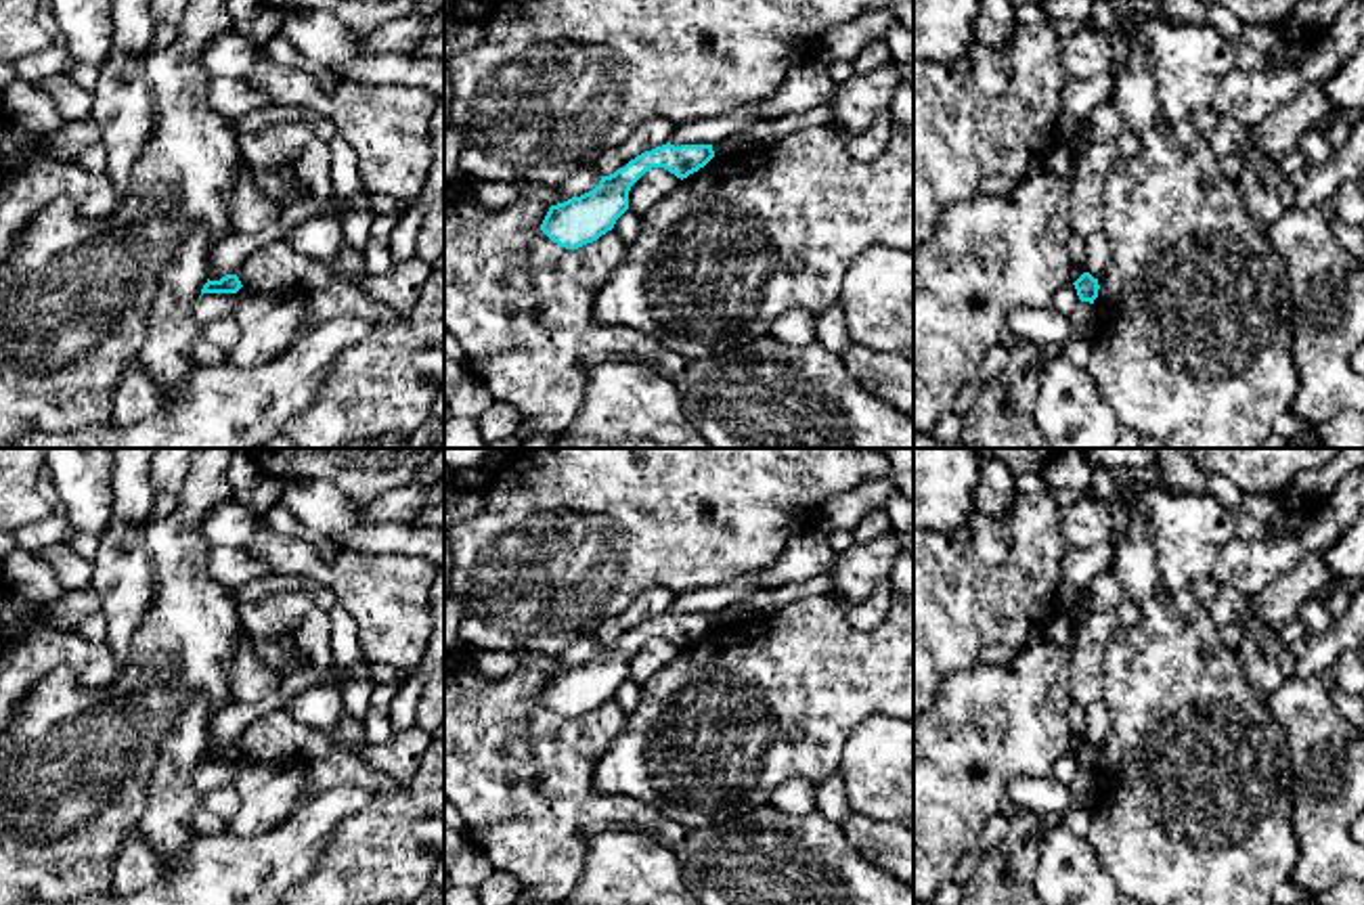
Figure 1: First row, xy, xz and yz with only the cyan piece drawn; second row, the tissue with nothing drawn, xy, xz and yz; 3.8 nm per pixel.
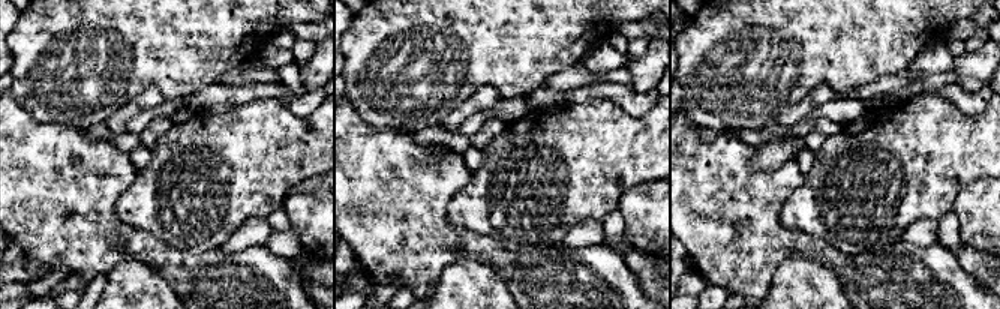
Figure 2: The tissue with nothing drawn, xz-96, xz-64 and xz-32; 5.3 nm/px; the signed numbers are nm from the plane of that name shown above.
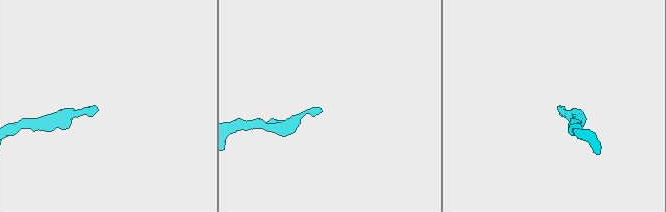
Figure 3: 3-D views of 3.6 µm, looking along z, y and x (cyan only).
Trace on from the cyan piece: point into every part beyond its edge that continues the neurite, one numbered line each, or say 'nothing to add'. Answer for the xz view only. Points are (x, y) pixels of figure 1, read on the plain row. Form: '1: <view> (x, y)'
nothing to add

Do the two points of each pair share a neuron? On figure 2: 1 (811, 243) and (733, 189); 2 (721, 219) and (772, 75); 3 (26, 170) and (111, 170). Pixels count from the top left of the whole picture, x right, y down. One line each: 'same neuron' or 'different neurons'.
1: same neuron
2: different neurons
3: same neuron

